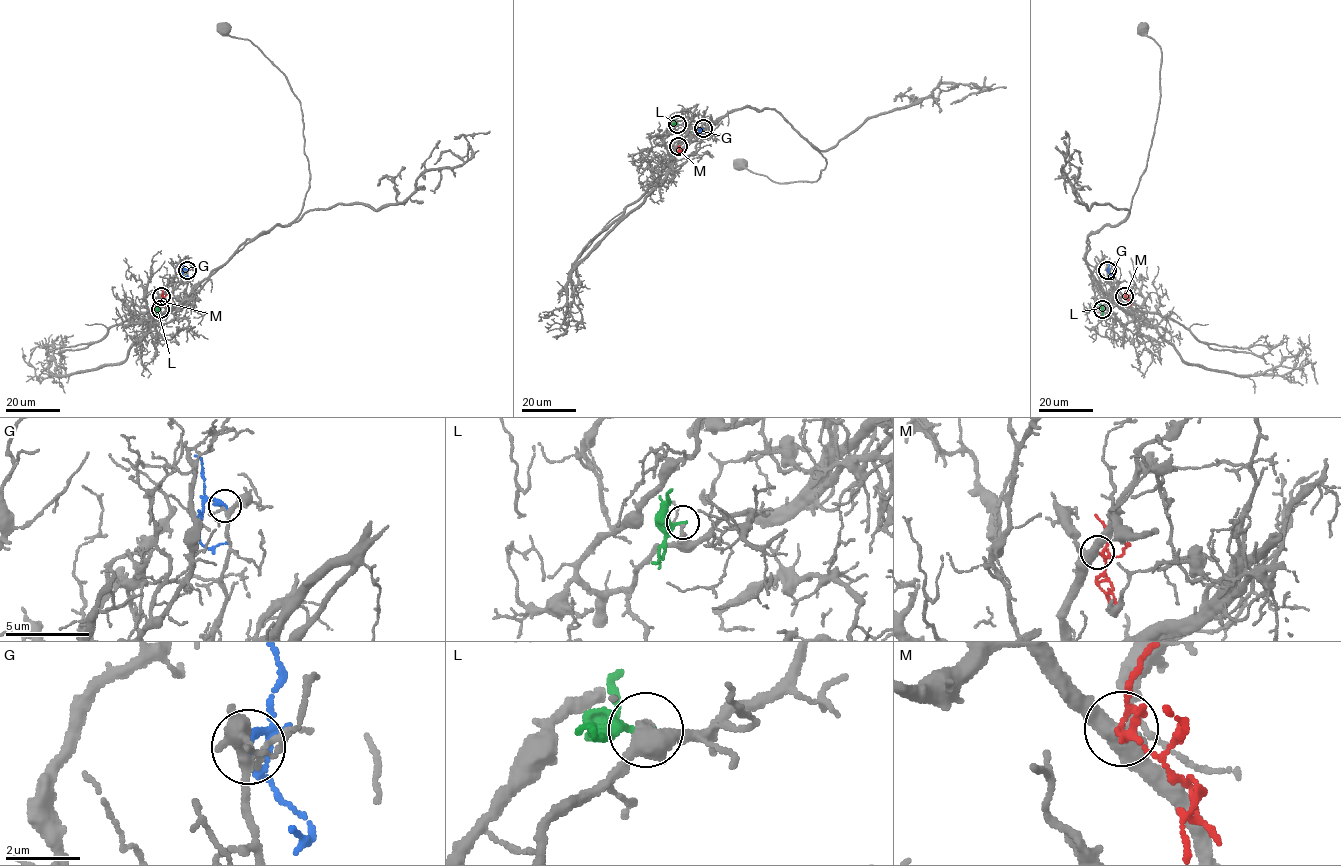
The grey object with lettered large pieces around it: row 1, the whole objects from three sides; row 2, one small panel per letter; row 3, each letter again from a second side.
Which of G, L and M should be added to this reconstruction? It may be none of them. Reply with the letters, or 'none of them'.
none of them

